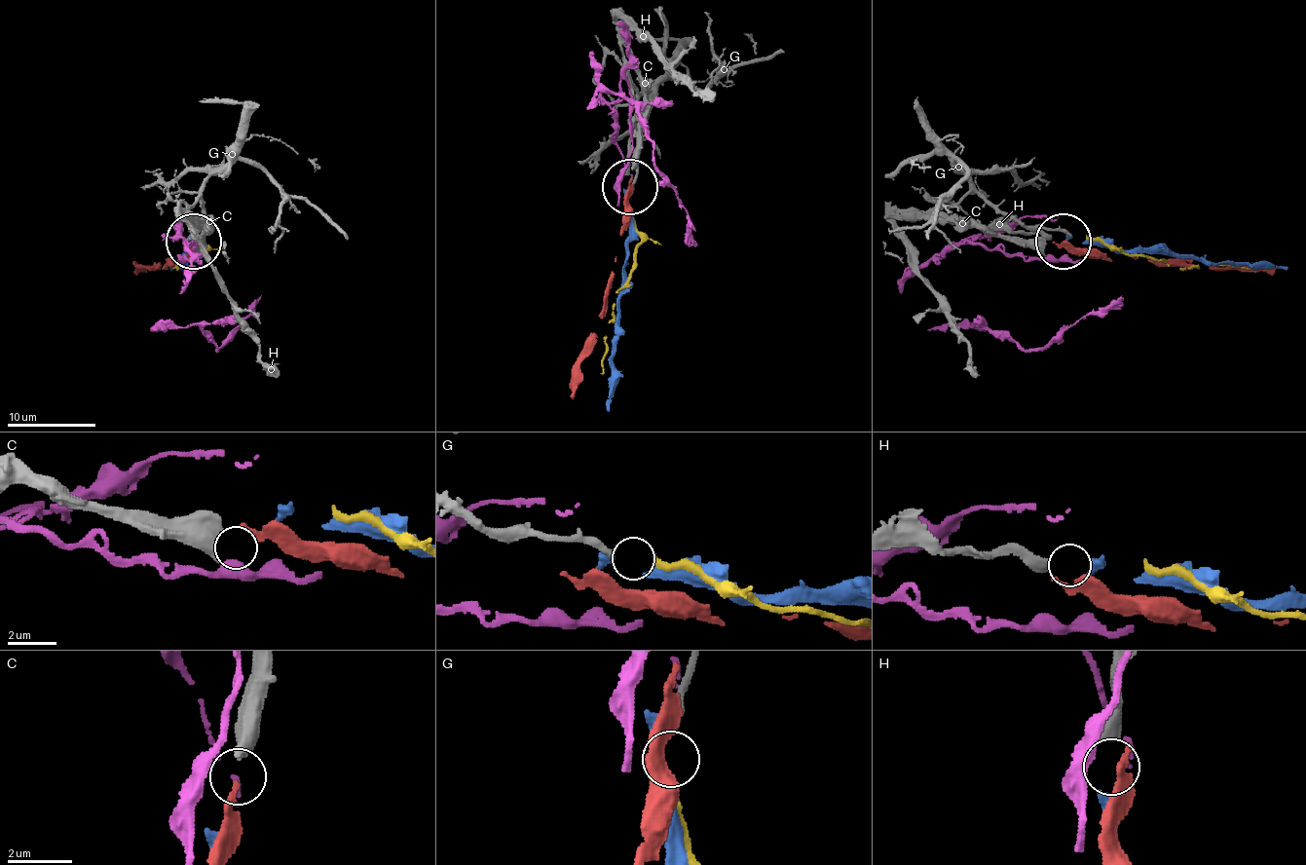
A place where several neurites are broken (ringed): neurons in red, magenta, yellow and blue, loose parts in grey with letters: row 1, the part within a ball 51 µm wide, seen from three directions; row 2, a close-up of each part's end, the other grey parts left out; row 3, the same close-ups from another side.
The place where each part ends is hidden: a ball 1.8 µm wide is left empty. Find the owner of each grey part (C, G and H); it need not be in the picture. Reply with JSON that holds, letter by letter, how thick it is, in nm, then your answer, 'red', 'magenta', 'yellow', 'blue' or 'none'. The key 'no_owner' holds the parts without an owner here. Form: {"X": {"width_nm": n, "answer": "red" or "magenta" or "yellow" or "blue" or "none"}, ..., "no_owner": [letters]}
{"C": {"width_nm": 700, "answer": "red"}, "G": {"width_nm": 280, "answer": "yellow"}, "H": {"width_nm": 360, "answer": "blue"}, "no_owner": []}

